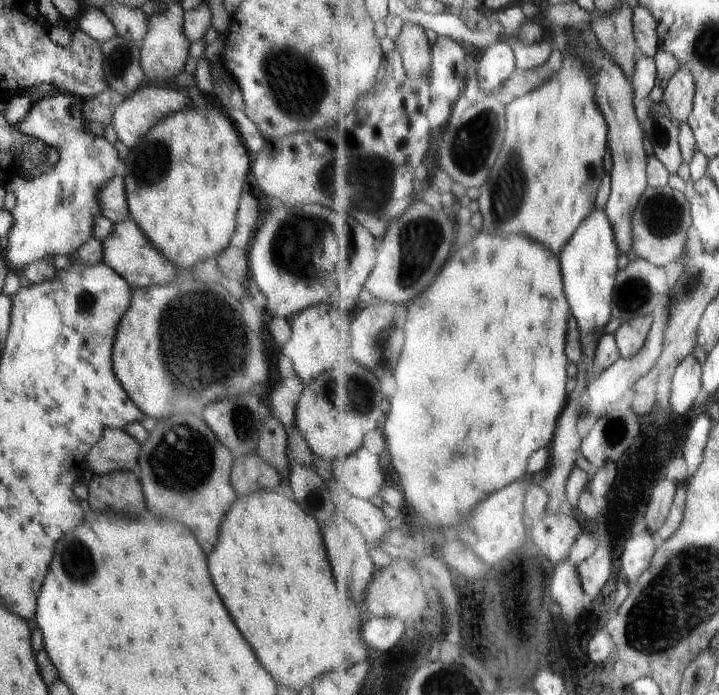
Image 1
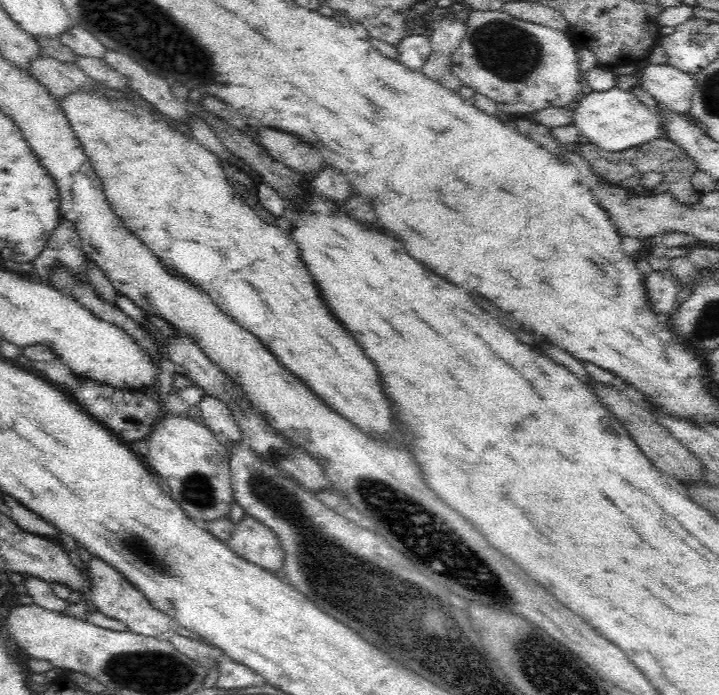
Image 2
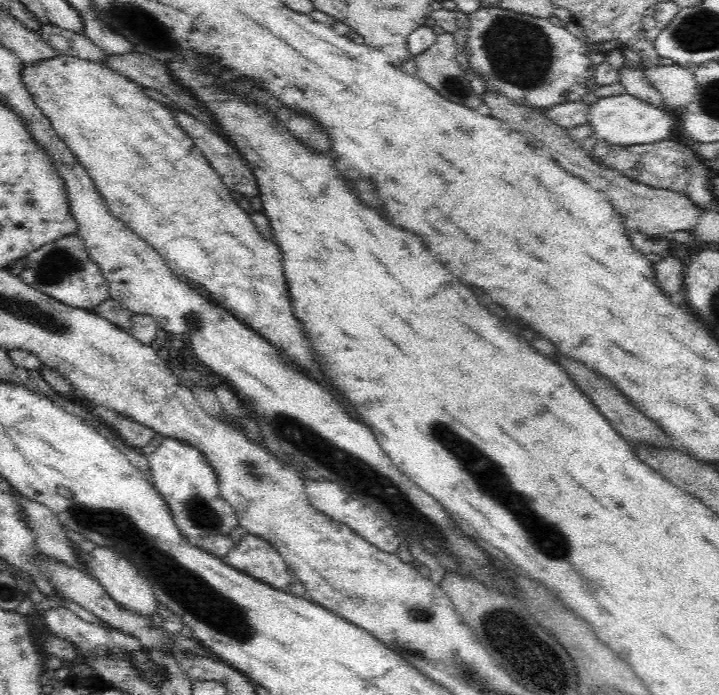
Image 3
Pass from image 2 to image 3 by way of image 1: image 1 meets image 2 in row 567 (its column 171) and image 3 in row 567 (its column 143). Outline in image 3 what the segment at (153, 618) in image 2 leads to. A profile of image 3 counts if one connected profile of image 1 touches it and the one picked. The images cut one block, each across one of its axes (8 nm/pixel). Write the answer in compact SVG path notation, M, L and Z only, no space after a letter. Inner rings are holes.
M97 546L91 551L92 560L84 564L86 571L94 577L105 589L112 600L120 606L151 617L157 612L157 598L153 595L150 581L138 571L138 567L122 555L120 551L108 546Z

